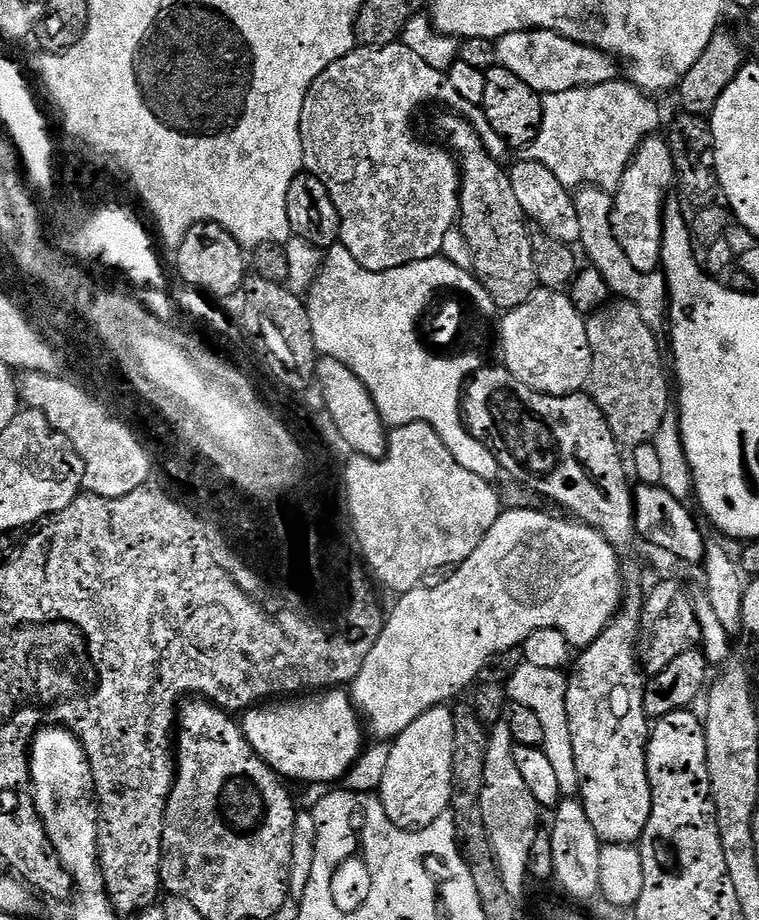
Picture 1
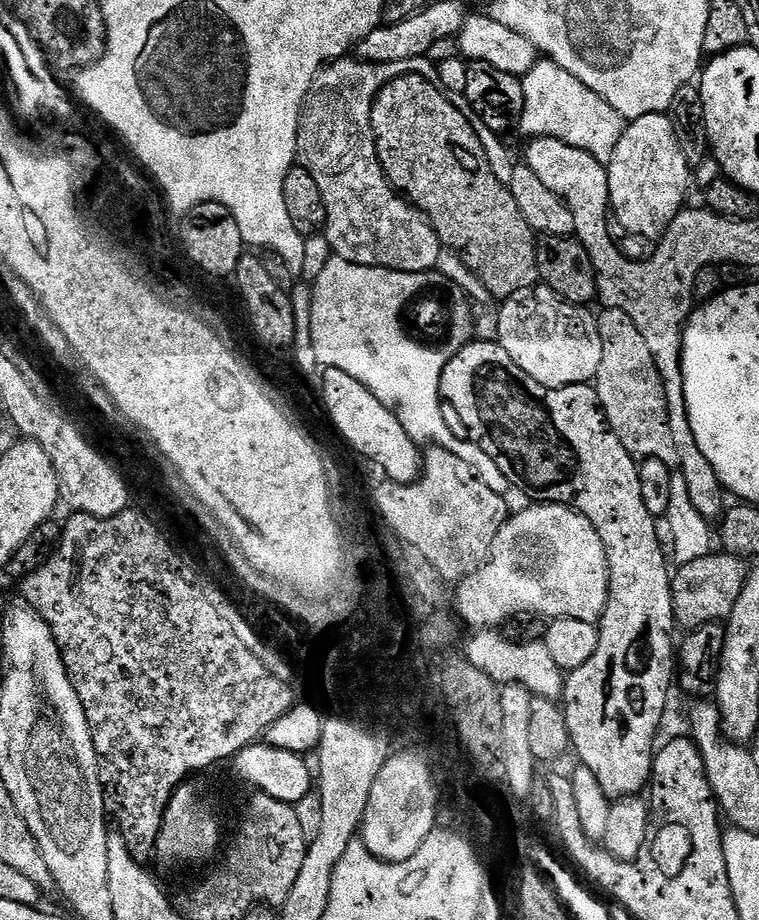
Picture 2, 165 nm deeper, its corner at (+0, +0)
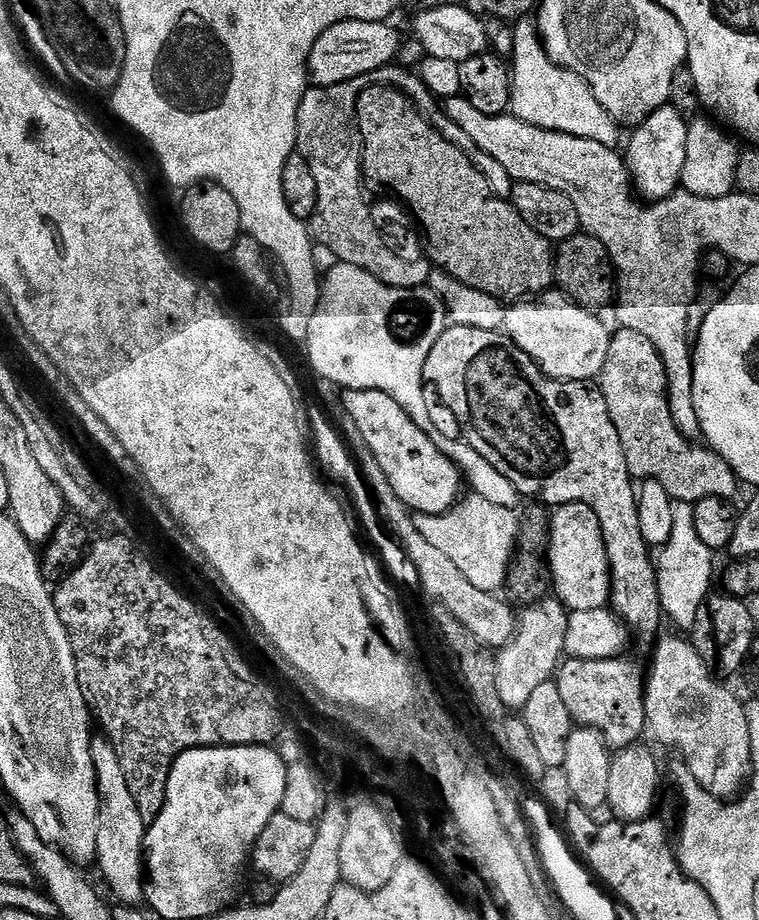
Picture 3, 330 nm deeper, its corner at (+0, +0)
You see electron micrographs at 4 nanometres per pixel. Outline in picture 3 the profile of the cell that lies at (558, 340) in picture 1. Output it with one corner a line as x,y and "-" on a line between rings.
563,294
545,295
543,298
532,298
527,302
516,302
504,313
503,331
552,380
583,380
592,382
597,379
606,363
606,354
612,341
610,328
600,321
601,317
594,312
587,312
580,305
572,303

